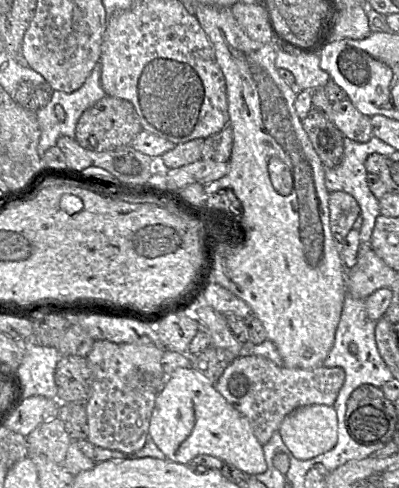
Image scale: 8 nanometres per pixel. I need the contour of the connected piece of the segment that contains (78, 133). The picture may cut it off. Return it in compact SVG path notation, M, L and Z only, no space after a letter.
M105 96L83 112L77 122L74 139L85 149L105 151L130 145L142 130L138 115L131 102L122 98Z

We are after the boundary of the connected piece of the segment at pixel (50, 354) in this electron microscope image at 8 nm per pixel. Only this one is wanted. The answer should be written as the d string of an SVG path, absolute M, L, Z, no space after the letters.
M20 341L24 348L24 357L17 372L22 390L22 399L30 396L44 396L57 399L55 382L56 365L61 354L55 346L39 346L34 342Z

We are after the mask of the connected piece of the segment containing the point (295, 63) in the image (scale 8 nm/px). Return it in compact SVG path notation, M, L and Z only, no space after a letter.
M275 41L273 42L278 46L275 61L276 67L285 68L294 75L298 90L323 88L331 80L330 75L320 67L321 49L316 51L295 50L297 54L290 54L283 51L283 49L287 48L279 46Z

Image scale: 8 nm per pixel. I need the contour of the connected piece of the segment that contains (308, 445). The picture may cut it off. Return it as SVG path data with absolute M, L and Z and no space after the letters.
M320 404L299 407L283 419L279 433L295 458L315 458L331 450L337 443L335 408Z

